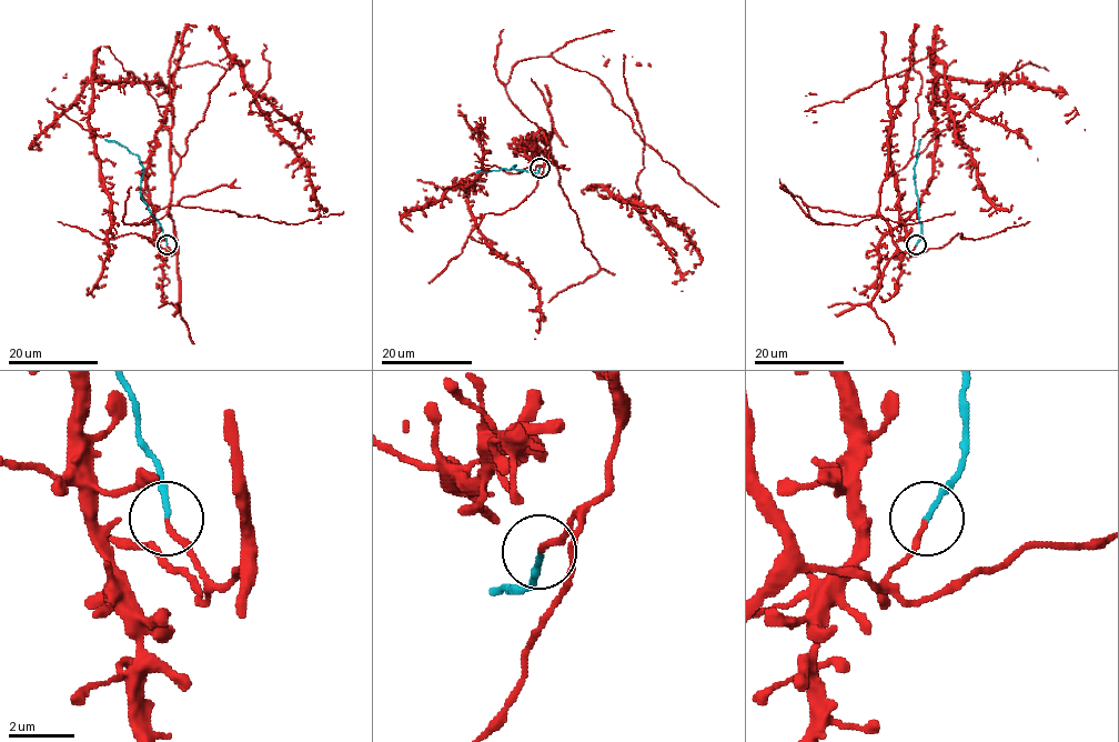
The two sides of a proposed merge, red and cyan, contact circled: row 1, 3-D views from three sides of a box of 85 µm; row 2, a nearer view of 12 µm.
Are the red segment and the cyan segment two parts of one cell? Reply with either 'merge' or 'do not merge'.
merge

